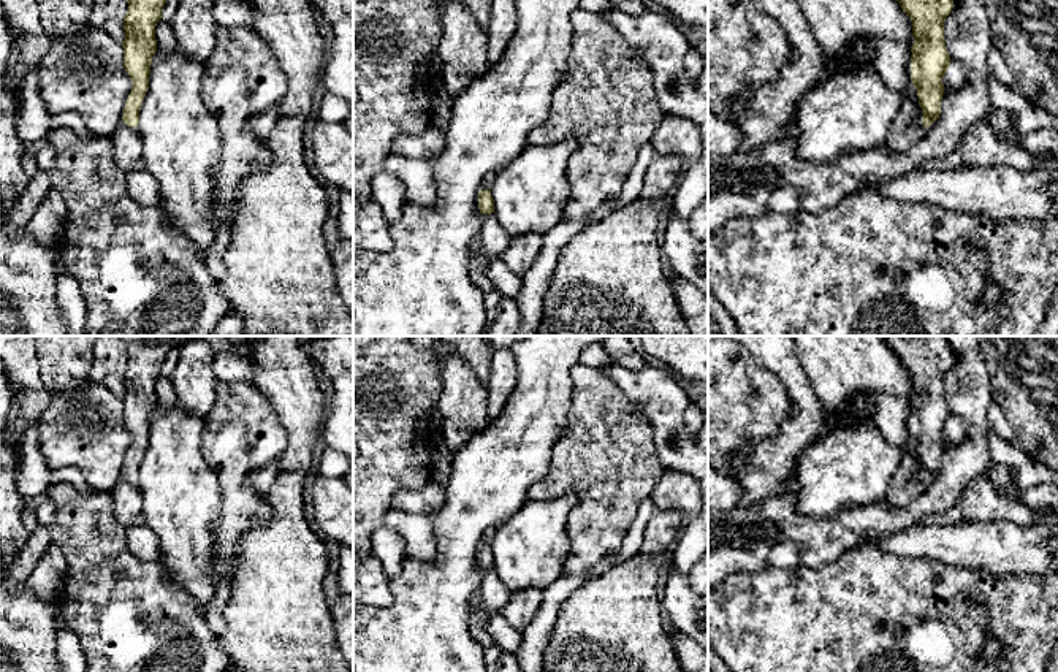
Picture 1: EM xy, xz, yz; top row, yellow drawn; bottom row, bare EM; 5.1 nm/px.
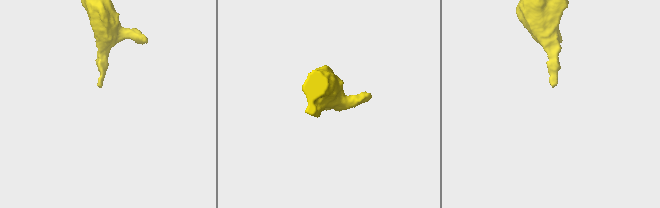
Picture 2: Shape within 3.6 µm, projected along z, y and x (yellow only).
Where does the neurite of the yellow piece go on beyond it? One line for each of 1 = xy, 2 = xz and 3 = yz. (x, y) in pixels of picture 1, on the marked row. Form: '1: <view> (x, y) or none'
1: none
2: xz (487, 186)
3: none

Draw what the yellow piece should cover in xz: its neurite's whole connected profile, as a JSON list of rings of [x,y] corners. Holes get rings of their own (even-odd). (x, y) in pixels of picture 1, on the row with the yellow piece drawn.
[[[493,176],[488,178],[478,192],[478,209],[481,214],[494,212],[494,200],[491,197]]]

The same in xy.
[[[127,0],[127,3],[122,48],[124,68],[133,89],[125,101],[122,120],[128,127],[138,127],[139,109],[149,89],[152,55],[157,51],[155,25],[162,19],[166,0]]]

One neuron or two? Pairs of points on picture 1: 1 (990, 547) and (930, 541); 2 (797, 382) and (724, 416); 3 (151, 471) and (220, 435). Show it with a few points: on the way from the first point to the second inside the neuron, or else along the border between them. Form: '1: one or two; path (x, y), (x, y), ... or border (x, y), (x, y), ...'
1: one; path (976, 544), (944, 542)
2: two; border (759, 362), (789, 397), (791, 416), (783, 425)
3: two; border (203, 419), (201, 455), (217, 477)

